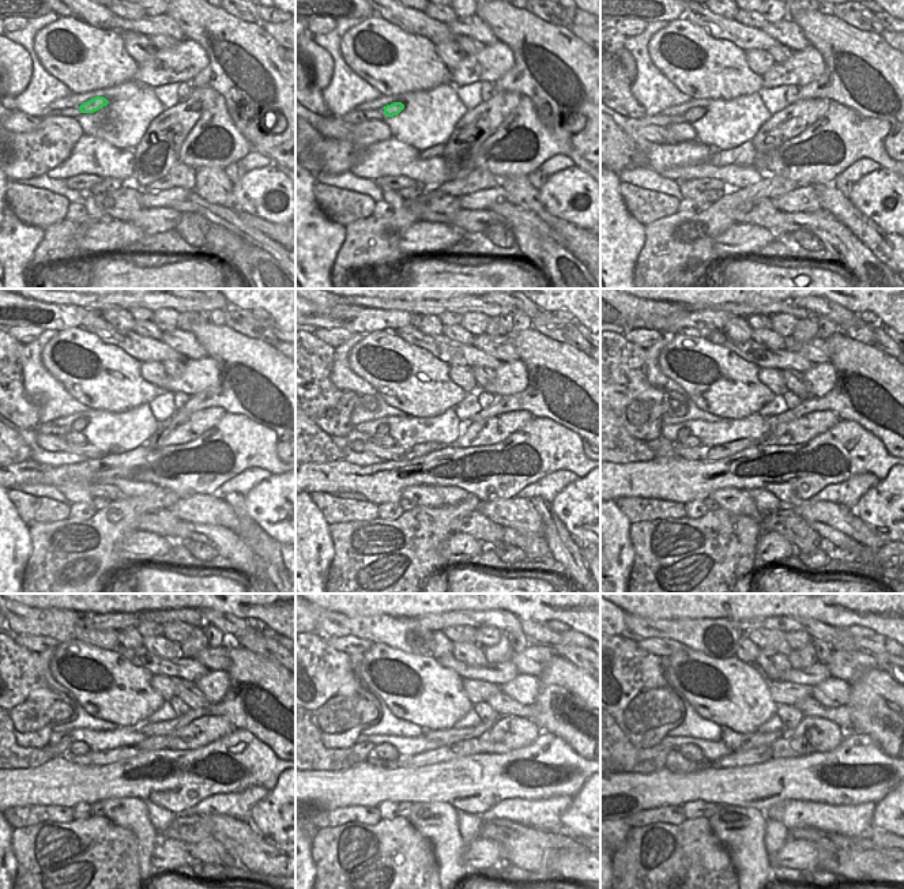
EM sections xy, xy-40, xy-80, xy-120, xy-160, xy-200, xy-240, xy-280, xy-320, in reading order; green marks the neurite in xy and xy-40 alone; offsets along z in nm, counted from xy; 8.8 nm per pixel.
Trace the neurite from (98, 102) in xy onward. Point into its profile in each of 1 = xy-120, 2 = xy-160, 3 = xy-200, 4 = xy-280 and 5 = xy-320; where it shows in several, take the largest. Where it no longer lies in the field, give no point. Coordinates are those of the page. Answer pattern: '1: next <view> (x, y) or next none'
1: next xy-120 (78, 424)
2: next xy-160 (370, 429)
3: next xy-200 (674, 433)
4: next xy-280 (323, 758)
5: next xy-320 (628, 758)

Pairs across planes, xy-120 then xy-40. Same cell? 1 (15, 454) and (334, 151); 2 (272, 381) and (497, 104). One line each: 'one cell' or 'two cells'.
1: two cells
2: two cells

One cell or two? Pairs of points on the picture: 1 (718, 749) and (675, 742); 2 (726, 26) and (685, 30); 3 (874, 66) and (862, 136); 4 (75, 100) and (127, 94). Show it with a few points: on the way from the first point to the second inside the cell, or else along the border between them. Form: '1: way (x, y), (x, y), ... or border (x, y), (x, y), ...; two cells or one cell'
1: way (707, 748), (696, 741), (686, 741); one cell
2: border (684, 17), (712, 37), (724, 38), (731, 44); two cells
3: border (836, 102), (889, 123); two cells
4: way (87, 95), (94, 93), (115, 94); one cell

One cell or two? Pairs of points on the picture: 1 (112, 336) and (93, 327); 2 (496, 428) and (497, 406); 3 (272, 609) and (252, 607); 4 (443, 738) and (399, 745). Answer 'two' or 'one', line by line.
1: one
2: two
3: one
4: two

